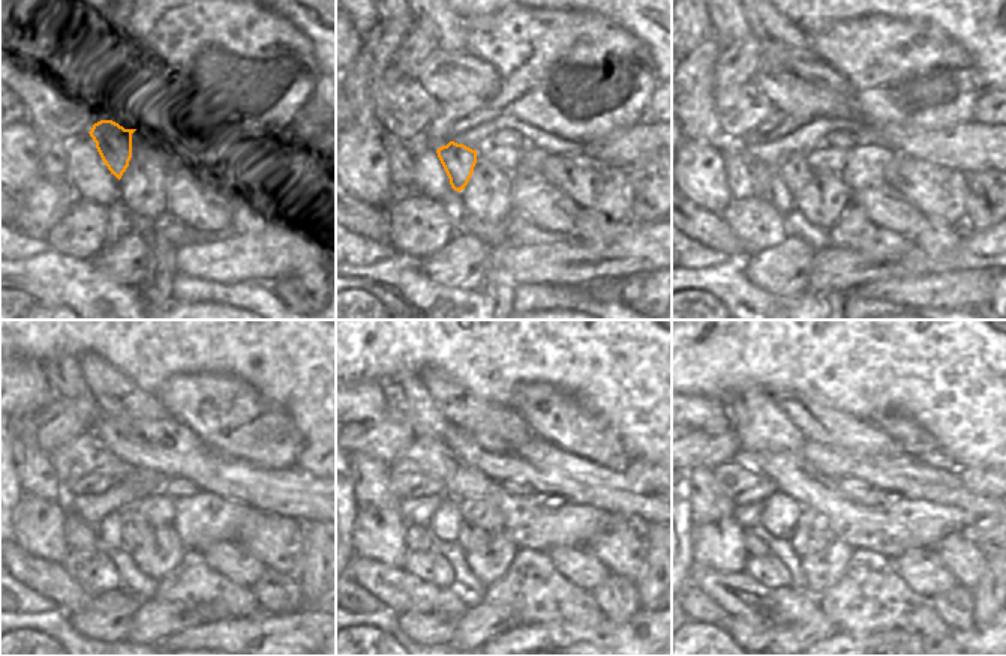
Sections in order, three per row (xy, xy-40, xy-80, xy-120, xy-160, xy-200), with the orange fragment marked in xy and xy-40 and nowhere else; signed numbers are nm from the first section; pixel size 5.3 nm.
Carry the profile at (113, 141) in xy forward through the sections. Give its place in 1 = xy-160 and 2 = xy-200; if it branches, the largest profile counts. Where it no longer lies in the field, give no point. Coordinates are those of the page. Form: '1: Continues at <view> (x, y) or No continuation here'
1: Continues at xy-160 (471, 538)
2: Continues at xy-200 (805, 544)

